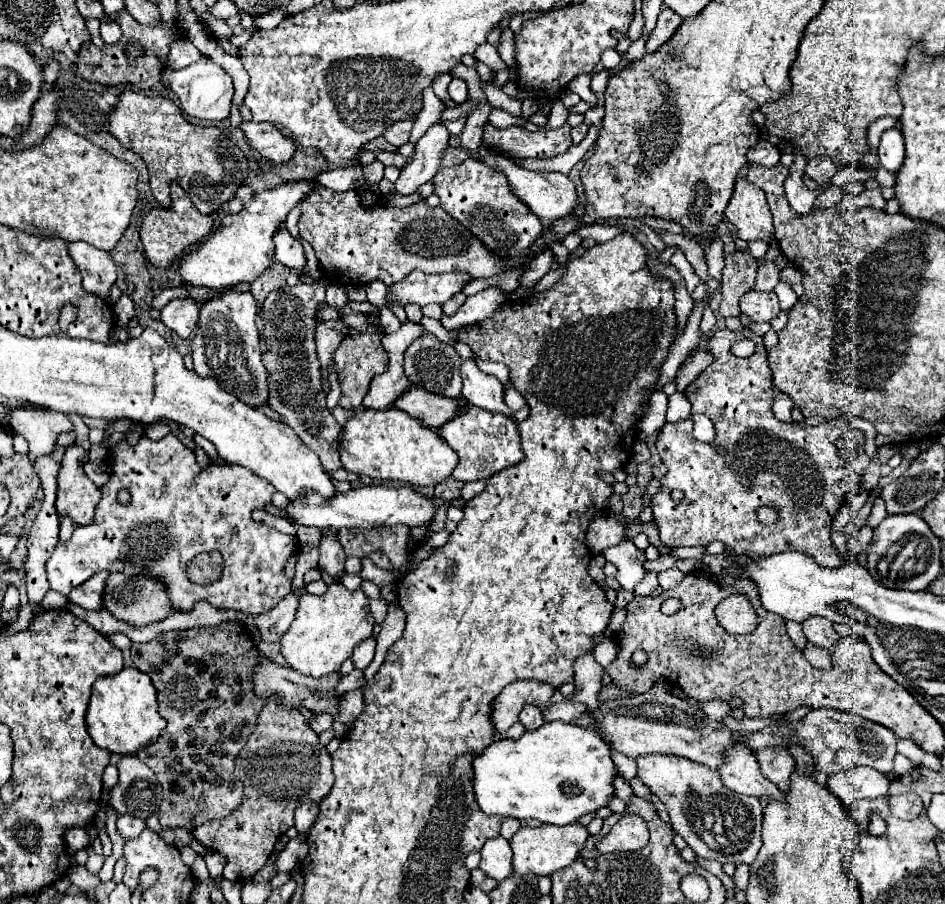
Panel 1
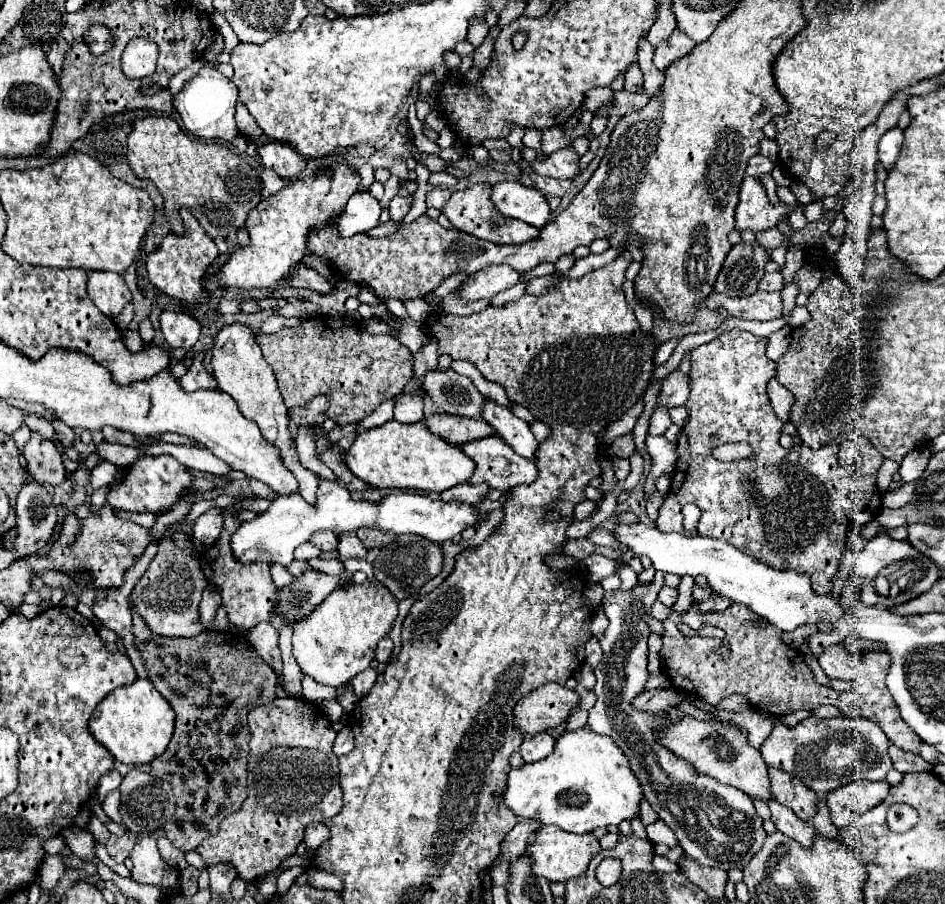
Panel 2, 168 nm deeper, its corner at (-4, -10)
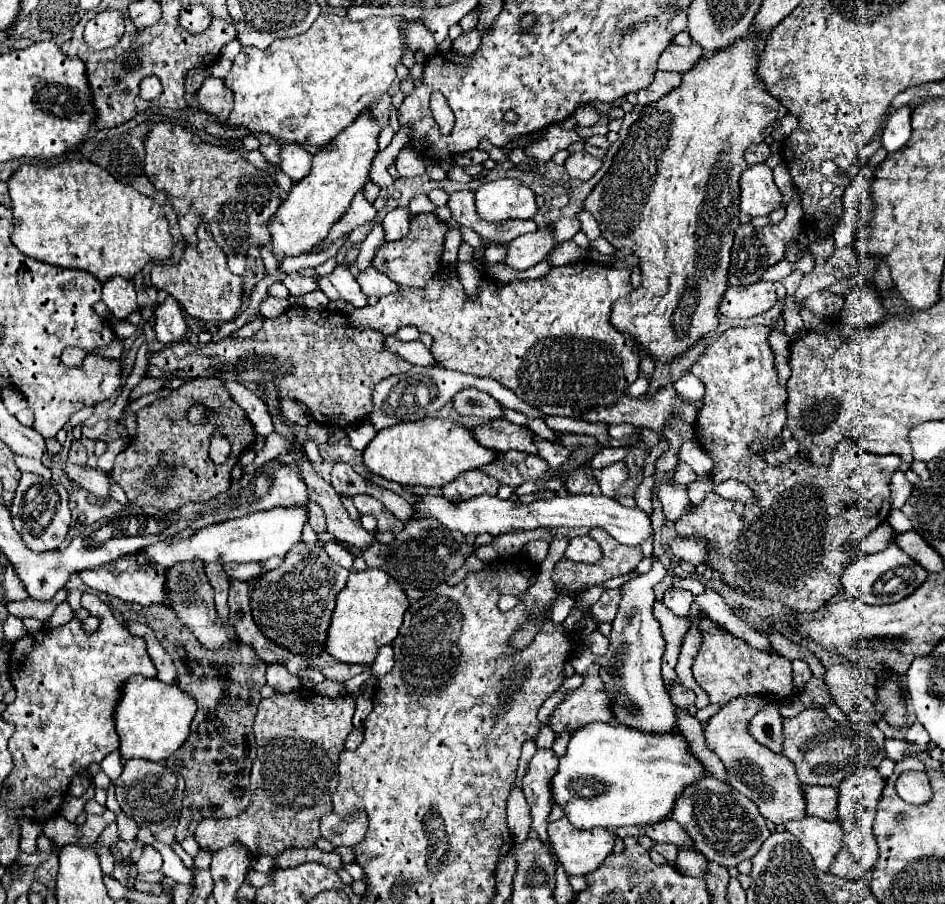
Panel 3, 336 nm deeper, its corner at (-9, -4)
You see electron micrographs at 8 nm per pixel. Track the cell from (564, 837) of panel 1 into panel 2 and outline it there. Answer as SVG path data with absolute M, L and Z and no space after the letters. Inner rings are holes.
M542 826L536 832L536 842L532 846L528 846L526 852L534 860L532 862L534 874L544 876L548 882L566 882L588 870L590 860L600 852L600 842L594 834L576 836L576 834L564 834L564 830L560 830L556 826Z

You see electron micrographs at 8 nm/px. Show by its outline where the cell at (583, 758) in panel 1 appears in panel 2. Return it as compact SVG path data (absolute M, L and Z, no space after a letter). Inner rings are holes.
M588 726L576 732L564 732L554 752L534 764L510 770L502 802L518 816L560 826L564 832L586 834L598 826L618 826L622 820L634 820L644 800L642 788L624 752L610 736L592 732Z

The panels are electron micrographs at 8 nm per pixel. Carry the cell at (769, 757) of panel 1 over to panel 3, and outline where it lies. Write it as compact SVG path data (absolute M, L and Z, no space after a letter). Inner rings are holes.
M803 784L807 816L817 816L823 820L837 820L837 788L831 786L811 786Z

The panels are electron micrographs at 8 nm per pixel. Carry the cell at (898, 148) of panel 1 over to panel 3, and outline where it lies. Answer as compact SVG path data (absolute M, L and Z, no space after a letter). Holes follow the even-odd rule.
M901 106L887 120L887 124L883 128L883 134L881 134L881 144L887 152L897 152L907 144L907 140L911 136L909 118L911 118L909 106Z

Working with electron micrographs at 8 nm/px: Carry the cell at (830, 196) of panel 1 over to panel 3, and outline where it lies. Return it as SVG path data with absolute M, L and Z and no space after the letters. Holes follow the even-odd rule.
M765 164L749 166L741 174L741 212L749 216L769 216L781 206L781 192Z

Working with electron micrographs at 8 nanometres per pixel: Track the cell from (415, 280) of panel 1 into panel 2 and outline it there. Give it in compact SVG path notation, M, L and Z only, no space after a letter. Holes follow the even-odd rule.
M488 266L484 270L478 270L470 274L470 278L460 286L460 296L478 300L478 298L492 298L498 292L514 286L522 274L514 270L512 266Z

